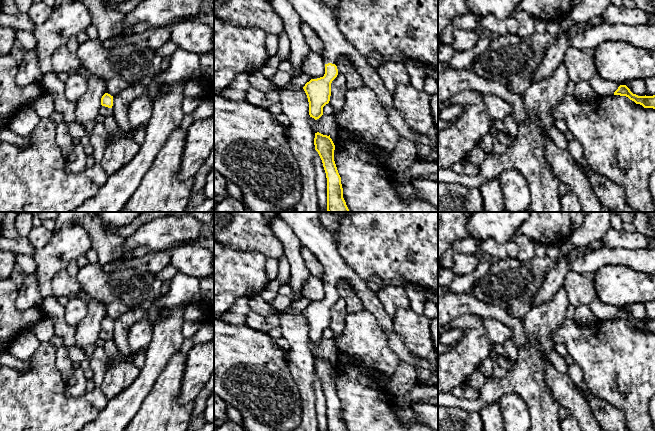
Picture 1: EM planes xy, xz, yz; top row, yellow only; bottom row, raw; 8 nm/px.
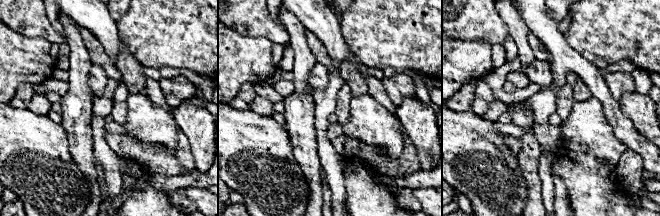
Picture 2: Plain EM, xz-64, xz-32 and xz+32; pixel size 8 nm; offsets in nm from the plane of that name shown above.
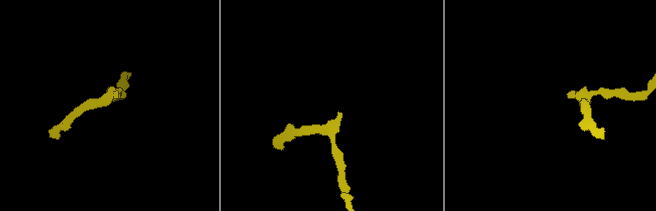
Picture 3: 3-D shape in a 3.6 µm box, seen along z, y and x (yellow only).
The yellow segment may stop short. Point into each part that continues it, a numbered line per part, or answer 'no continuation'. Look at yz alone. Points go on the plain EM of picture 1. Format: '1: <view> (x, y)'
no continuation

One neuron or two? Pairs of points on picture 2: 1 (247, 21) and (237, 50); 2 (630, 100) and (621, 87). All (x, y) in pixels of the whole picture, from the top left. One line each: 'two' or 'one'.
1: two
2: two

